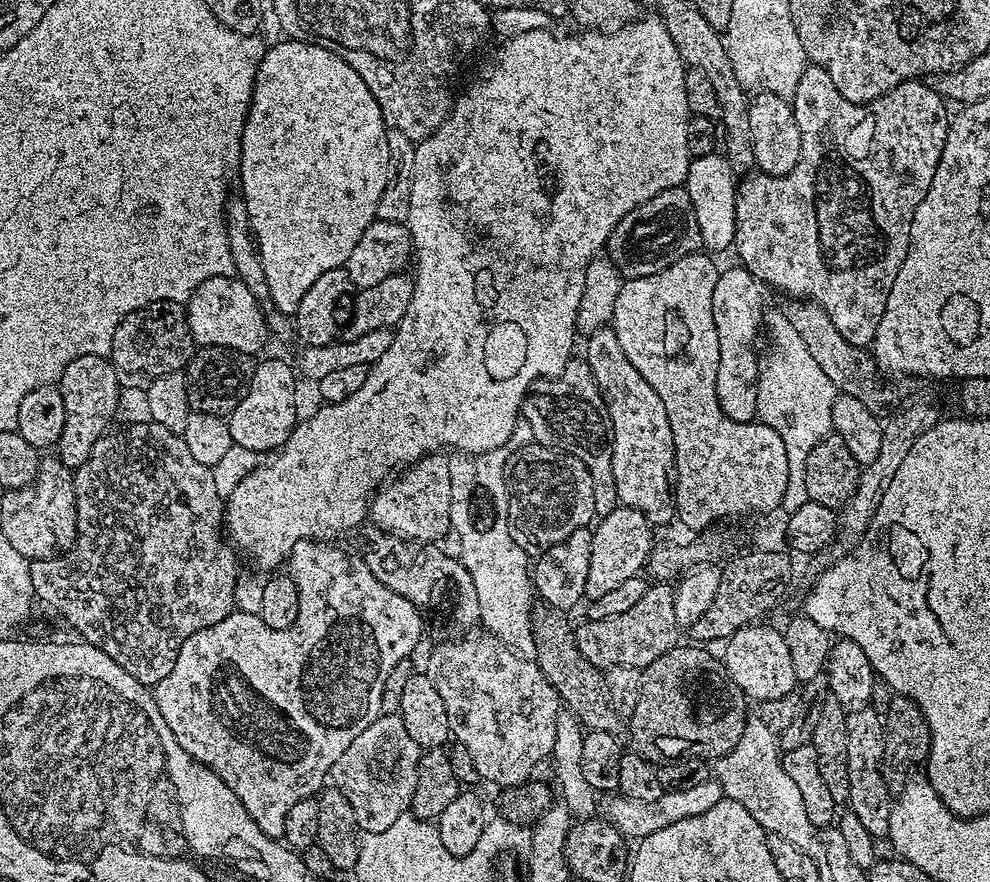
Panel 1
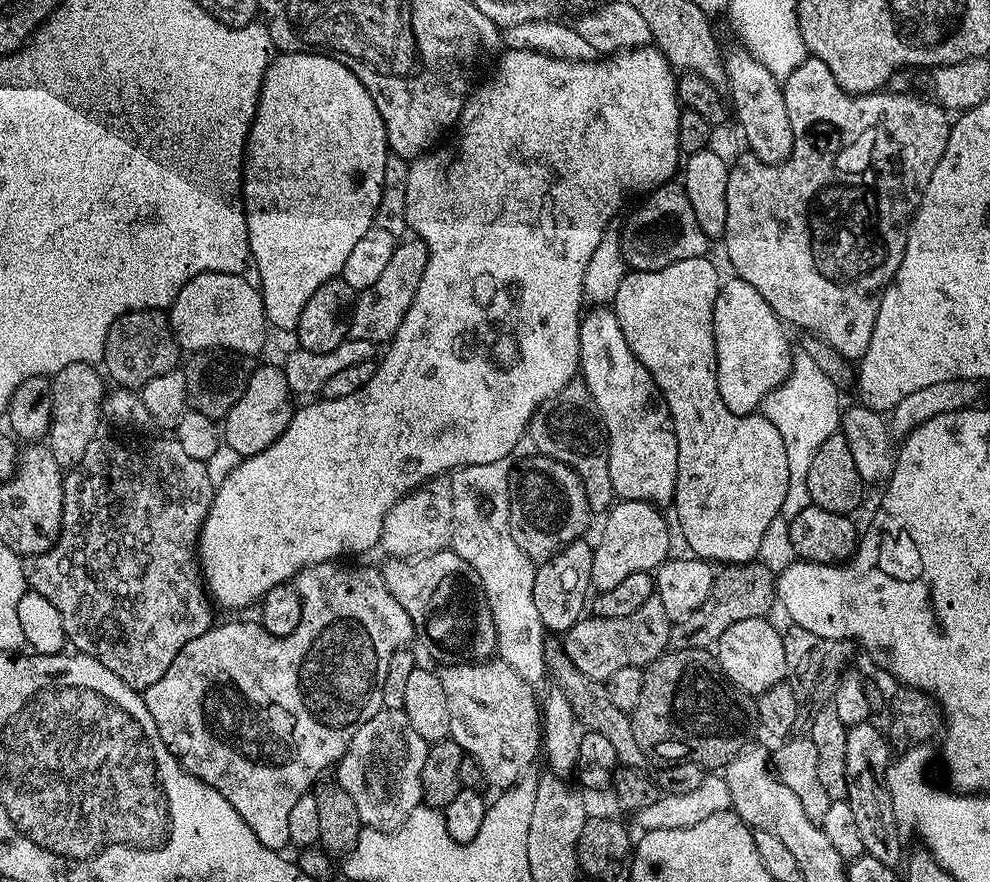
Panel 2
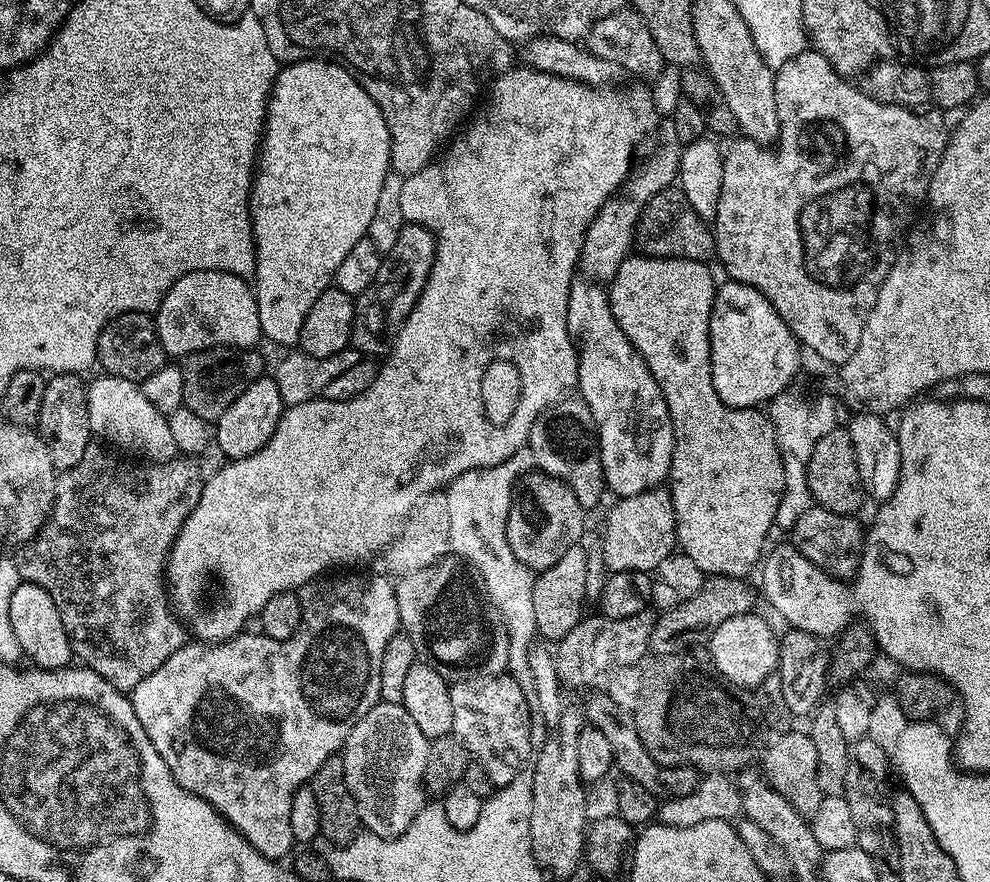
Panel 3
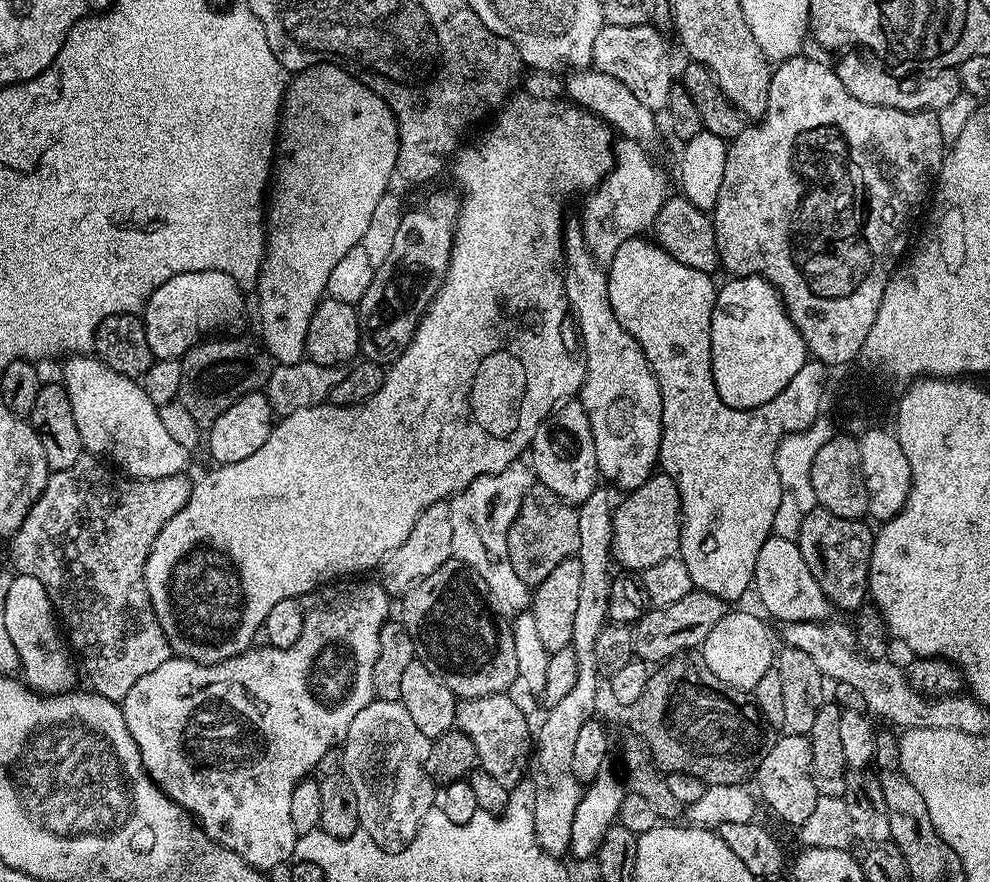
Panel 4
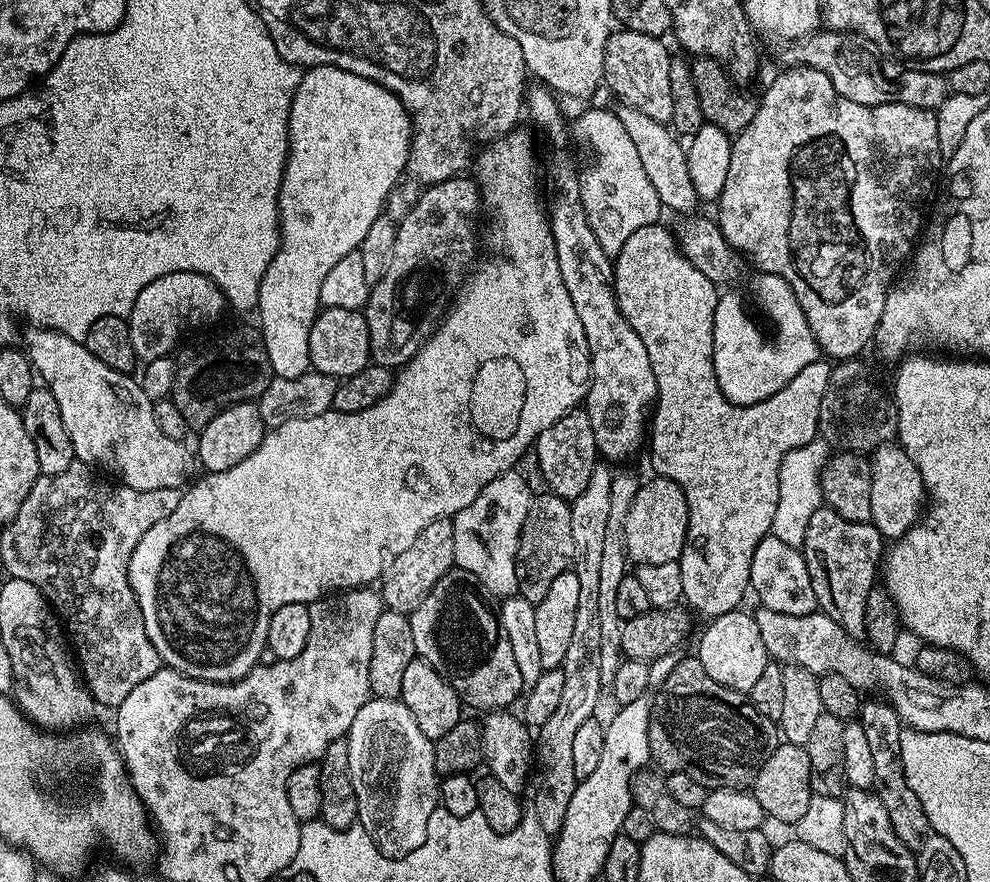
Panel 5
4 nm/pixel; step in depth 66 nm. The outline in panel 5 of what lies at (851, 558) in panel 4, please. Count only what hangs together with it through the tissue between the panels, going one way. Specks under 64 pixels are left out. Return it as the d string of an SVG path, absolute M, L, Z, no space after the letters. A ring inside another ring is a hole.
M822 506L814 510L810 526L806 526L802 551L819 611L834 618L834 622L847 636L863 637L866 598L878 584L882 557L886 552L885 537L880 535L871 522L850 522L839 516L833 508Z

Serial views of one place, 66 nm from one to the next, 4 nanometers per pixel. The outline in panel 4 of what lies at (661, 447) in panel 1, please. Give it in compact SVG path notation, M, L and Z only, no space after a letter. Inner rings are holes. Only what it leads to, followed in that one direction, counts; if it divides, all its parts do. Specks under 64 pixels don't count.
M579 223L564 225L564 293L568 299L571 315L576 316L576 324L580 327L580 340L584 343L582 359L584 361L584 384L580 387L579 403L584 405L590 418L590 426L594 434L594 450L598 458L600 475L609 485L617 484L623 490L631 490L642 486L657 471L662 442L662 394L658 382L652 373L648 359L642 354L638 342L614 318L614 306L610 306L610 290L608 289L608 273L605 265L599 264L594 254L586 246L584 229Z

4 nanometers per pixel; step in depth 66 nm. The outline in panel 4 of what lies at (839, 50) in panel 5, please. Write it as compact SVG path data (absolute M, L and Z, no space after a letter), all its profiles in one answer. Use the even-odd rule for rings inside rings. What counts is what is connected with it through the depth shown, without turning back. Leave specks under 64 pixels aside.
M848 50L843 53L840 61L835 61L834 67L838 78L842 78L842 86L858 102L877 104L887 108L897 108L903 112L929 112L938 113L942 106L954 102L954 98L962 90L960 86L960 73L954 68L938 68L929 71L929 76L920 76L913 84L883 84L880 81L880 71L884 64L879 55L871 50Z

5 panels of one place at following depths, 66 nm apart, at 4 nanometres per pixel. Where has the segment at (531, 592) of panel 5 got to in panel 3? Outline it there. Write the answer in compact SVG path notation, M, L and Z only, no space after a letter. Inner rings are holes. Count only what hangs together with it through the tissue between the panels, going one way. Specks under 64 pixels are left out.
M528 470L519 477L506 522L506 538L514 558L533 574L545 572L566 550L577 547L584 536L586 509L574 498L574 490L558 478L539 470Z

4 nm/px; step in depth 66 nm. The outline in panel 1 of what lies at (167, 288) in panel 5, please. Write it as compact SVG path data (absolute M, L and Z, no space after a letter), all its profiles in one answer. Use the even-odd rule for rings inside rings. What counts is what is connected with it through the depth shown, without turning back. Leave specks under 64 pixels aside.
M219 276L208 278L195 288L185 305L188 329L193 341L206 348L229 348L257 354L270 337L270 329L263 307L250 293L249 287L239 277Z

